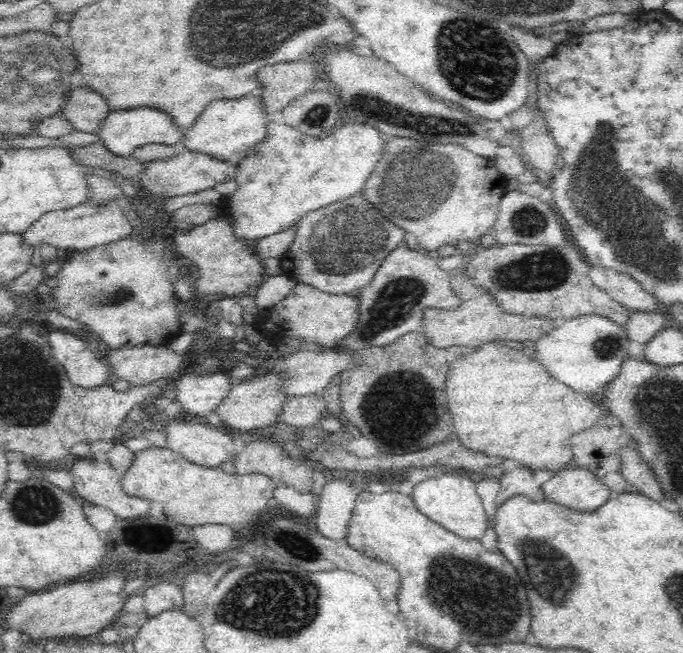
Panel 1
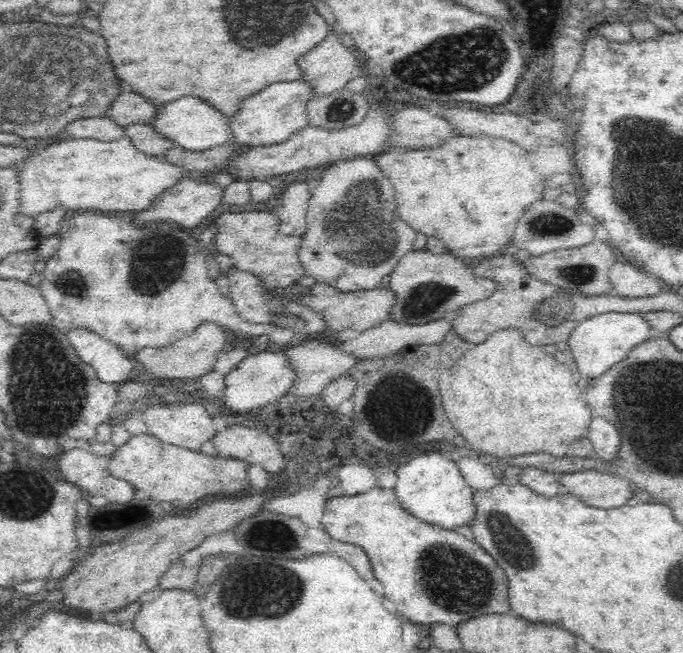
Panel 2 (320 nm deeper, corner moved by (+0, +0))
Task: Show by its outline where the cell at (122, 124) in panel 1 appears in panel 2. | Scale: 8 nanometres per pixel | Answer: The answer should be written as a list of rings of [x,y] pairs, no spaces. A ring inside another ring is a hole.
[[[183,96],[168,102],[156,114],[152,125],[173,144],[189,151],[205,151],[230,142],[234,138],[230,130],[230,118],[198,96]]]

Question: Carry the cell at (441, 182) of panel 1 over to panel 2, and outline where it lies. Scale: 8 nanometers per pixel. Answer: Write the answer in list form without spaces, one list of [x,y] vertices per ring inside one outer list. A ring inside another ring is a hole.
[[[459,134],[458,136],[454,136],[454,138],[450,138],[450,140],[446,140],[438,148],[406,149],[404,147],[390,147],[385,153],[378,153],[372,158],[376,161],[380,169],[382,169],[384,175],[390,179],[395,188],[396,206],[400,219],[406,222],[414,231],[423,232],[426,237],[435,238],[451,255],[459,259],[466,259],[469,263],[478,262],[483,257],[503,253],[506,246],[512,244],[517,225],[523,220],[525,213],[533,207],[534,202],[538,202],[538,200],[543,198],[542,194],[544,194],[548,179],[551,177],[539,173],[532,166],[528,150],[520,148],[514,142],[500,140],[500,138],[498,140],[496,138],[466,138],[466,136]]]

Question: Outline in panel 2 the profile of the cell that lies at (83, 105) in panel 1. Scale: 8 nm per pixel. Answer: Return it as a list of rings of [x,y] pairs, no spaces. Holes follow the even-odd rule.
[[[136,91],[121,92],[116,100],[106,110],[106,115],[118,125],[125,127],[129,124],[152,124],[156,114],[159,112],[150,99]]]

